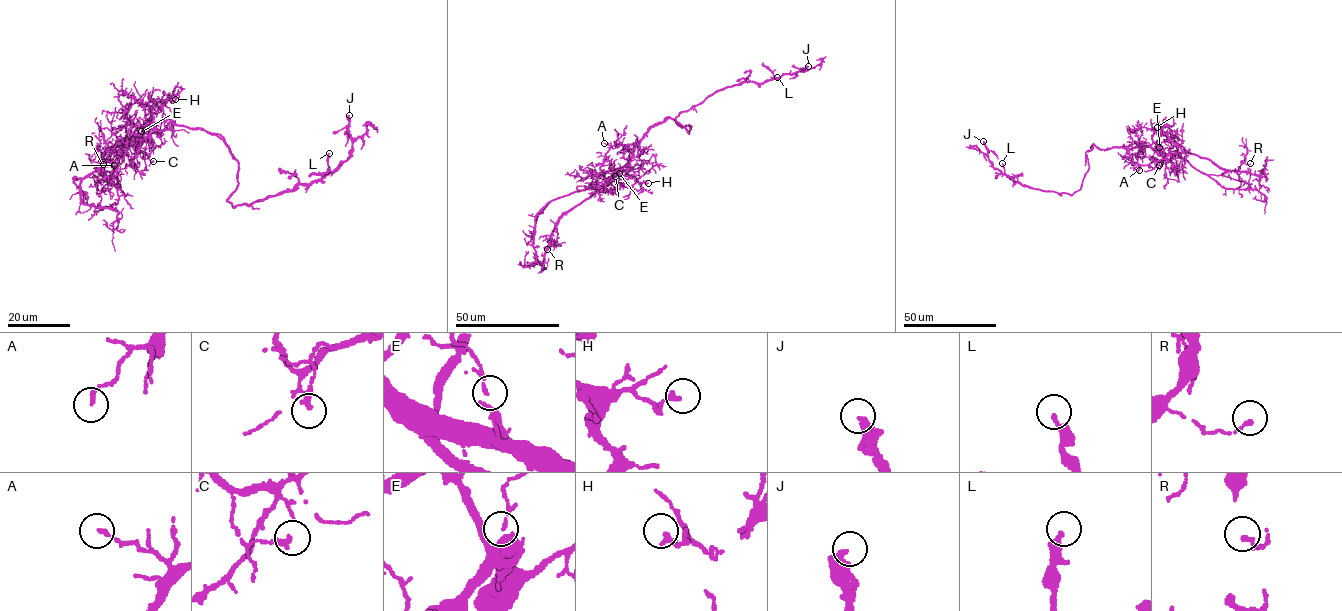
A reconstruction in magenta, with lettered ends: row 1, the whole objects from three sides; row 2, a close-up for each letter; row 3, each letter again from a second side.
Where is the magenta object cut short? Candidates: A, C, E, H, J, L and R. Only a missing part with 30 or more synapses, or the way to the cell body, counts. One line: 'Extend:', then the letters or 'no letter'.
Extend: no letter

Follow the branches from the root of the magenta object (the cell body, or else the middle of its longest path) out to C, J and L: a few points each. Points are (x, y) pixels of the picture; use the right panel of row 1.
C: (1090, 146), (1093, 144), (1107, 149), (1151, 147), (1166, 156), (1155, 161), (1155, 165), (1159, 165)
J: (1090, 146), (1085, 153), (1088, 171), (1080, 189), (1070, 194), (1013, 181), (993, 167), (983, 141)
L: (1090, 146), (1085, 153), (1088, 170), (1080, 189), (1072, 194), (1013, 181), (1002, 163)

